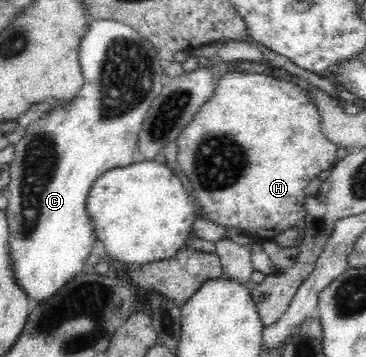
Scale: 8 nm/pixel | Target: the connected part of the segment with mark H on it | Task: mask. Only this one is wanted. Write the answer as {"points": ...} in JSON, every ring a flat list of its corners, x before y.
{"points":[[226,72,224,76,218,77,214,92,200,106,200,110,196,110,196,114,192,117,192,121,175,141,178,147,178,164,184,174,188,176,188,180,190,180,195,200,206,214,206,218,224,228,236,228,236,230,242,231,250,238,261,241,273,240,275,236,295,226,296,222,303,218,305,214,305,210,303,210,304,188,321,172,332,168,338,162,336,158,338,147,324,137,324,132,320,129,322,119,320,119,319,110,311,102,303,83,283,74,282,76,268,76,268,74,256,74,256,72]]}

